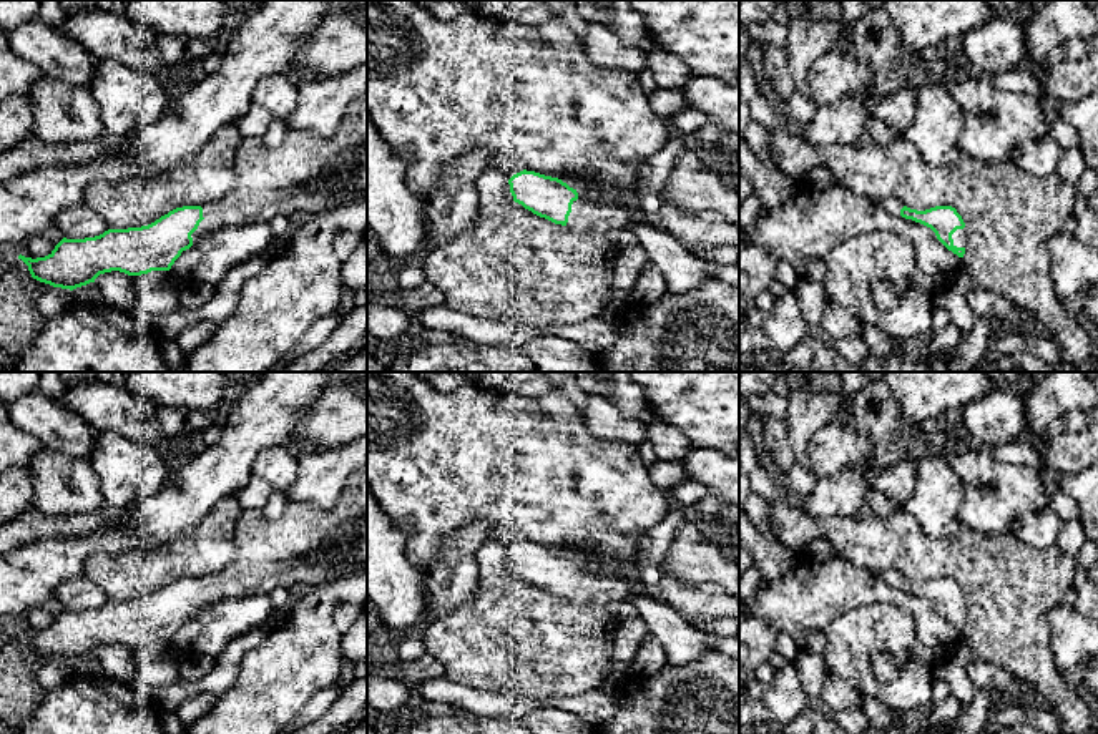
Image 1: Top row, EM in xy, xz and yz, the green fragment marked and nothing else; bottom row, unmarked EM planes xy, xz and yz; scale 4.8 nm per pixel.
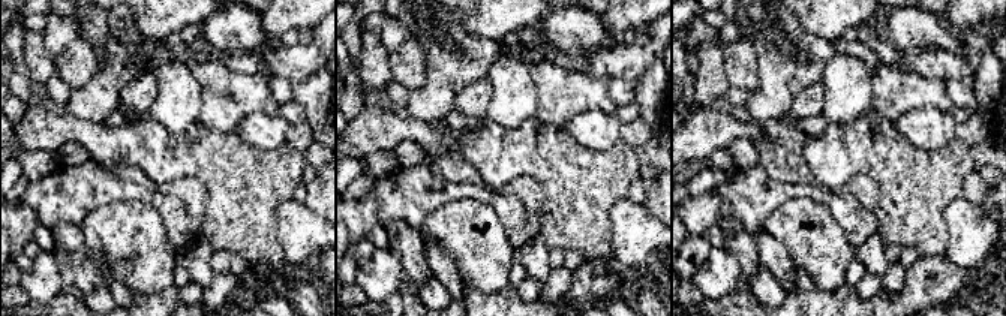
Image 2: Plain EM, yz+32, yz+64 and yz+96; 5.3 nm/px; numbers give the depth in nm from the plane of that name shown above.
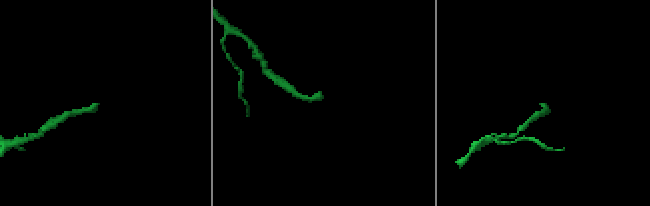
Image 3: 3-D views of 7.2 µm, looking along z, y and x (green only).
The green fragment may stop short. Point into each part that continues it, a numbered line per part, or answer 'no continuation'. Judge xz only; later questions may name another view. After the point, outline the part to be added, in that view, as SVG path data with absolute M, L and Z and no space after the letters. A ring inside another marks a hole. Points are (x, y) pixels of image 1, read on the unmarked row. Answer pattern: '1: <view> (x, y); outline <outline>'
1: xz (587, 585); outline M578 570L571 576L566 599L570 601L596 601L606 604L610 601L630 599L635 591L643 591L641 578L628 580L615 573L601 573L593 570Z

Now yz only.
1: yz (959, 608); outline M957 601L953 606L952 606L952 611L953 611L953 618L957 619L965 619L965 613L967 613L967 601Z

